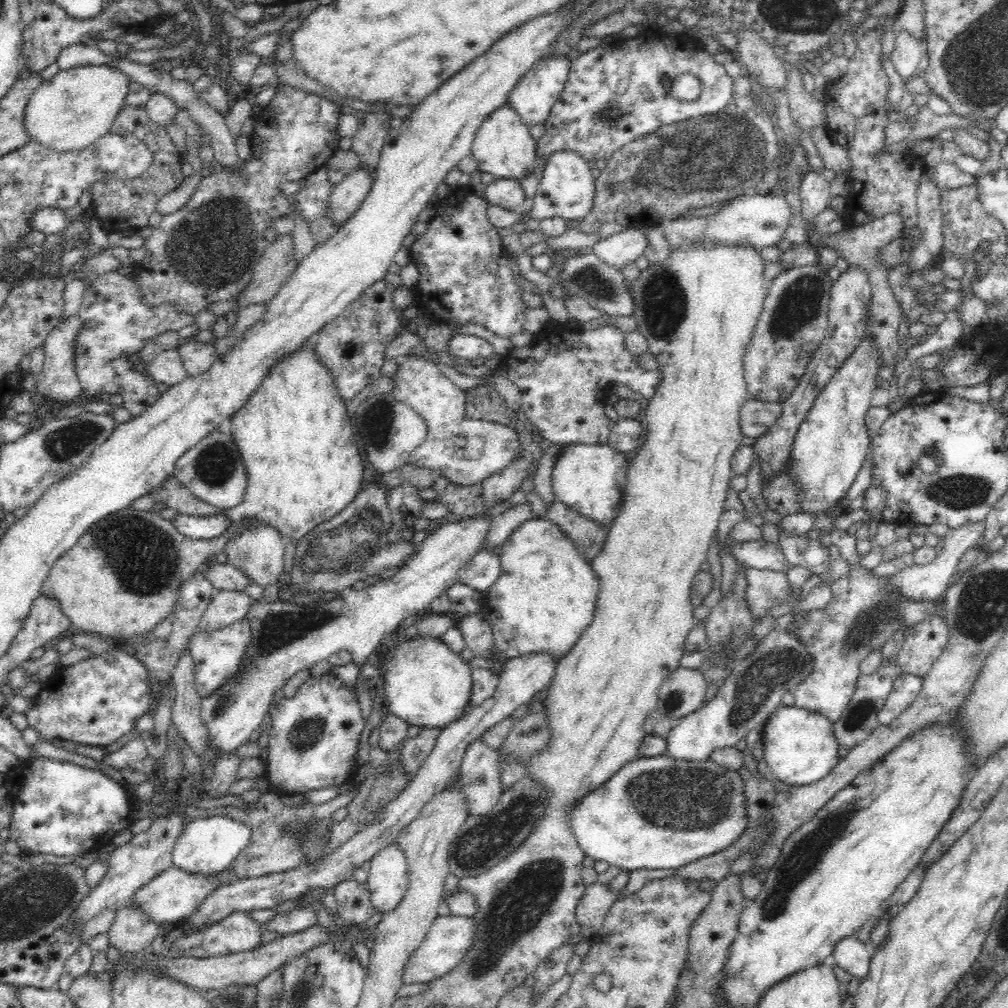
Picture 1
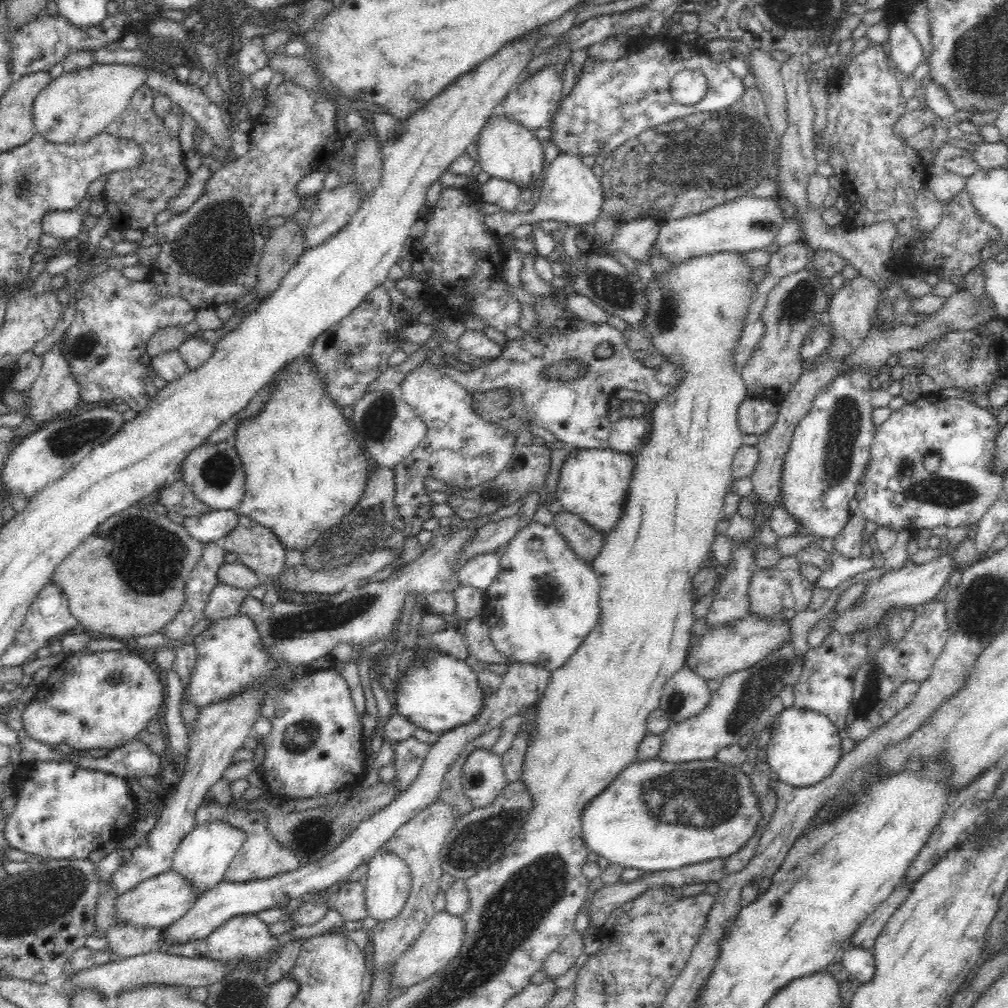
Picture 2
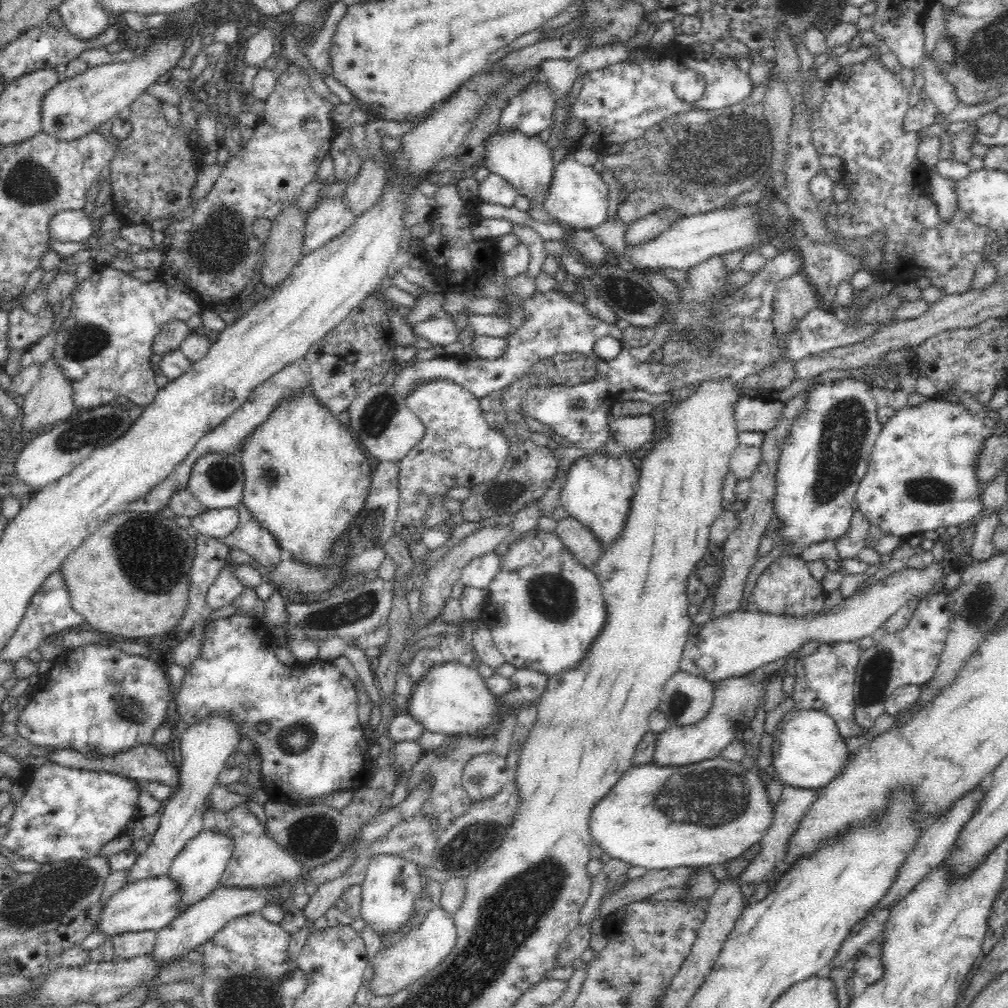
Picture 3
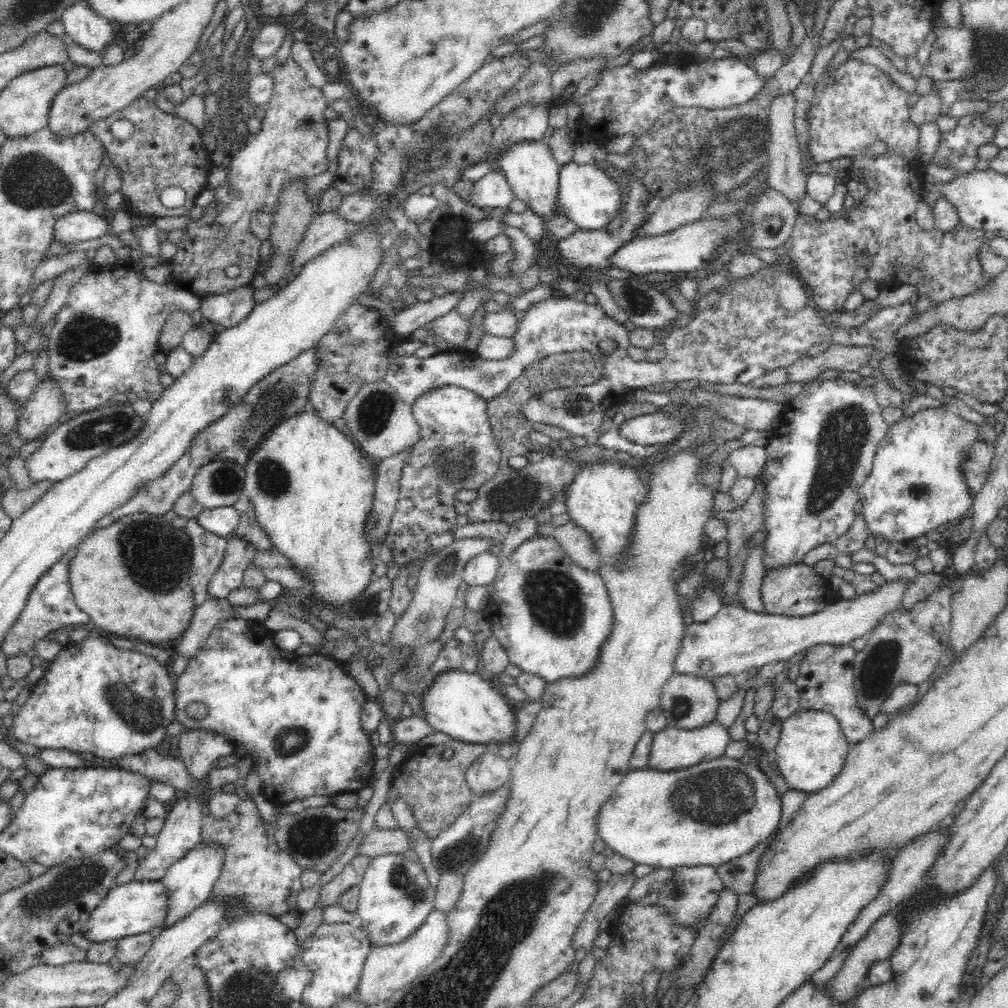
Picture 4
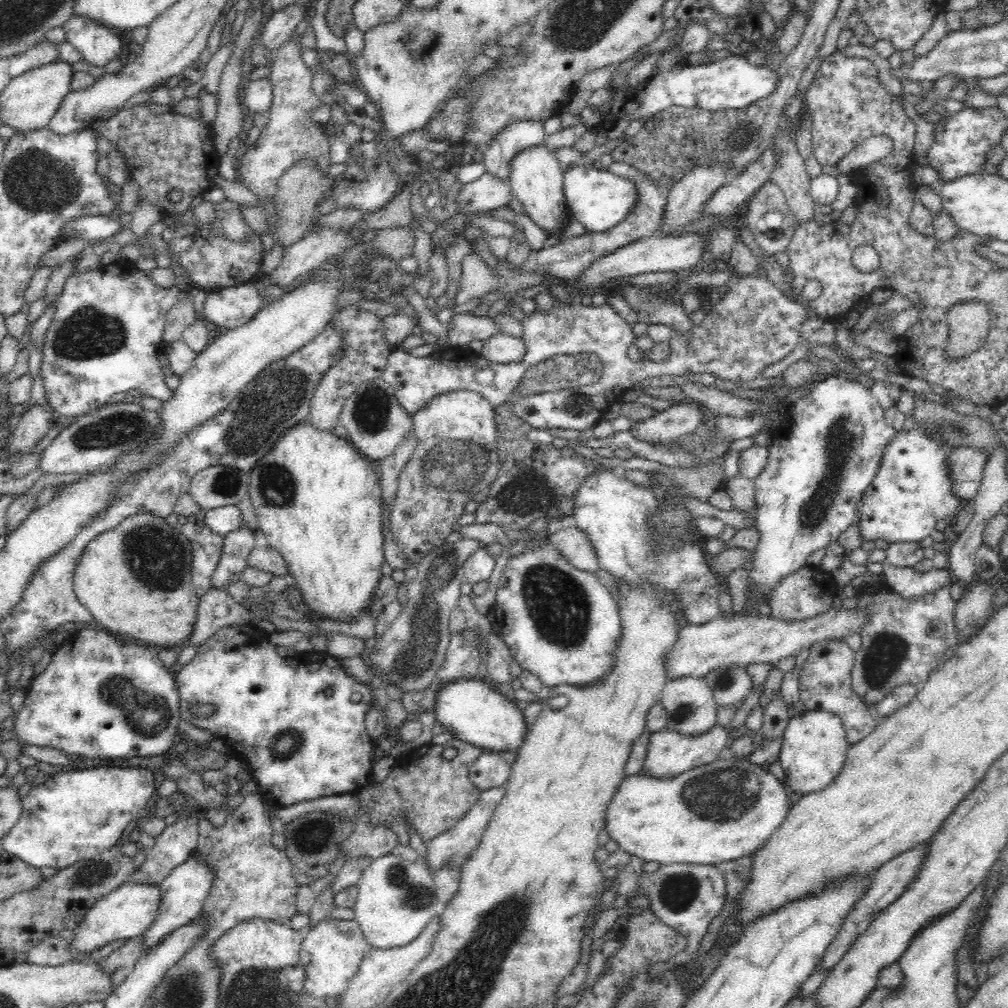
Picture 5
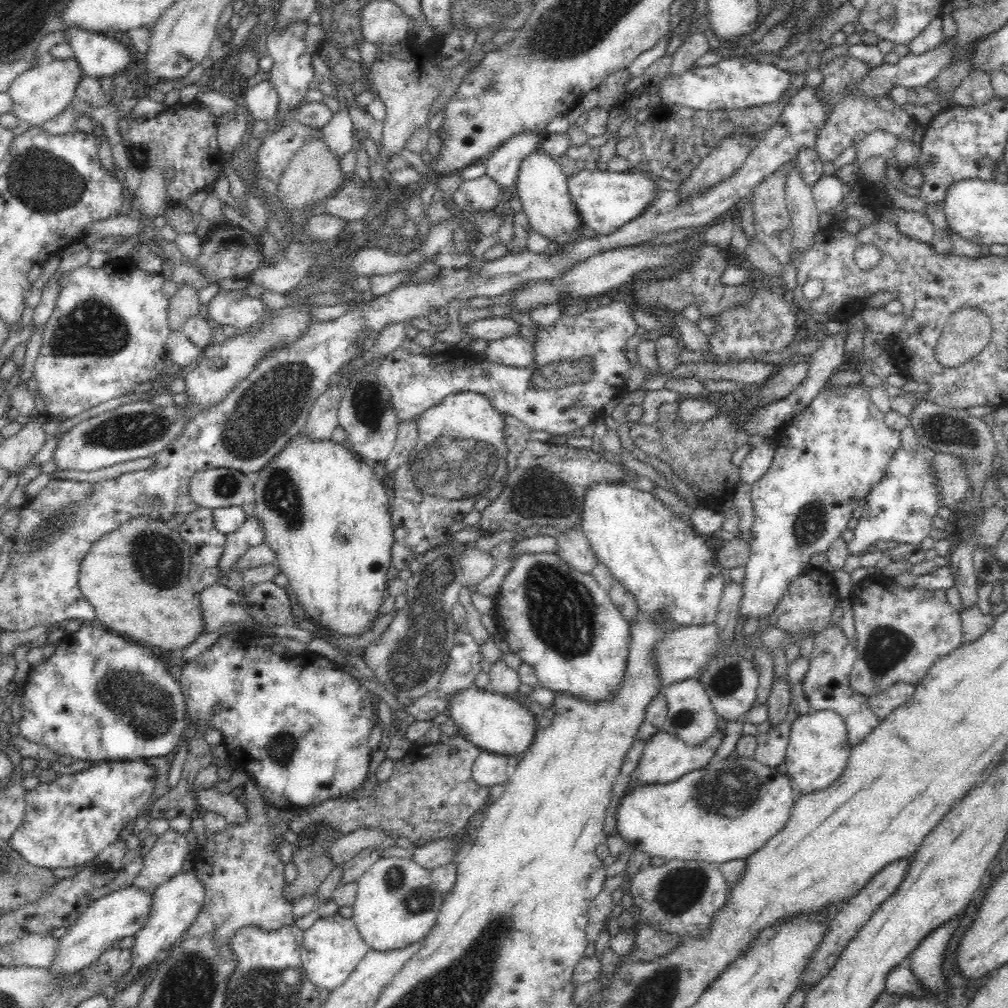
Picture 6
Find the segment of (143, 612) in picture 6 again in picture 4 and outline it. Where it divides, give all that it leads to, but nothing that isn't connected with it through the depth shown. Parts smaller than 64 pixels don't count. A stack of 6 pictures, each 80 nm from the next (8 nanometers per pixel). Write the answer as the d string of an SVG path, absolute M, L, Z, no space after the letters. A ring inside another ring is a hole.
M127 514L93 530L76 546L68 562L68 584L76 606L102 633L139 638L147 644L168 642L188 628L195 614L187 577L192 557L191 538L182 525L171 523L163 515ZM122 564L130 568L134 582L140 586L134 588L136 594L124 594L124 586L118 586L118 580L130 580ZM162 594L168 602L162 600Z

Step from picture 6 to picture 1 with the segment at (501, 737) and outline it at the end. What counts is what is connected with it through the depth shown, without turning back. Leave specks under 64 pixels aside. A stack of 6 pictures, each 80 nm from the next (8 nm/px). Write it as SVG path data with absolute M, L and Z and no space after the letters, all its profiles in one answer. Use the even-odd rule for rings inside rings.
M402 637L384 653L380 669L386 711L409 725L443 729L464 715L472 690L472 669L440 637Z

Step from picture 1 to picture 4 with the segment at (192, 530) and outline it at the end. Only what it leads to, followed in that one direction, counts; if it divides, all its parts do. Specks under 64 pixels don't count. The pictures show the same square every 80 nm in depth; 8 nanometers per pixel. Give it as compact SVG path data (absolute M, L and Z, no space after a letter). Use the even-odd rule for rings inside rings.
M236 505L203 509L196 517L202 529L216 536L226 537L234 532L240 521L240 514Z

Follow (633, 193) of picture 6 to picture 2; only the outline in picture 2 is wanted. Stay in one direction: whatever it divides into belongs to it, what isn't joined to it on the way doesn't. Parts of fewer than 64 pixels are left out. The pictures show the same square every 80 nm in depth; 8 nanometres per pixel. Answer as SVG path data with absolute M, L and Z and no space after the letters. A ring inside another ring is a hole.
M559 153L547 166L544 185L540 190L539 200L530 211L509 215L504 209L496 210L485 216L485 225L498 237L510 235L516 224L533 224L541 220L559 220L567 225L588 224L598 218L600 206L604 202L600 178L596 177L591 167L582 162L581 156Z

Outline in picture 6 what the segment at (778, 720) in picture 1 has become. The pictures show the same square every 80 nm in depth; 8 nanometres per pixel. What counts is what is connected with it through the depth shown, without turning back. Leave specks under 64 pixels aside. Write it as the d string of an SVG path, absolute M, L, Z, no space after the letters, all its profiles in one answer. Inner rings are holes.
M813 711L796 718L790 726L784 754L786 775L795 794L828 788L844 772L851 746L844 719L834 711Z

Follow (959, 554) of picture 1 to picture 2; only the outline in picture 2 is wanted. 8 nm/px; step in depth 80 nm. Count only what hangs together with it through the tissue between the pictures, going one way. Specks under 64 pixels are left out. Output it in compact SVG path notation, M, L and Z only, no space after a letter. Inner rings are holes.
M972 525L949 528L945 534L945 540L948 540L949 544L944 554L940 553L934 560L921 565L908 560L903 567L892 570L881 578L869 582L866 592L832 622L831 630L837 630L840 634L864 632L864 630L876 626L876 623L885 616L887 610L894 608L894 606L895 608L898 606L915 608L942 596L944 589L948 586L948 579L956 570L953 559L954 553L967 539L974 537L974 529L975 526Z

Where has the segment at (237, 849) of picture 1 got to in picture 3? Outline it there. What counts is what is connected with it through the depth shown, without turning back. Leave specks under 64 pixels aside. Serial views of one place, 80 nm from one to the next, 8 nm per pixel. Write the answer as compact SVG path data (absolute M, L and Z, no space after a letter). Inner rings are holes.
M204 828L200 835L192 838L192 841L184 846L184 849L174 858L169 868L170 879L176 882L176 885L184 893L182 894L182 901L180 901L181 908L185 910L188 906L203 900L220 885L220 880L222 880L228 862L234 854L234 846L236 846L236 843L230 835Z

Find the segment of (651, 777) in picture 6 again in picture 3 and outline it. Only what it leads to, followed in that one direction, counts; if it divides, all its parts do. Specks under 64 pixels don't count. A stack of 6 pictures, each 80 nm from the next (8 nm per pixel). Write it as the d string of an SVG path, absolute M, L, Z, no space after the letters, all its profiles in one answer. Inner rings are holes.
M786 662L785 668L781 666L775 671L768 672L760 684L750 676L752 672L718 681L715 685L712 706L702 720L686 726L669 725L666 730L657 733L653 761L660 766L684 766L718 756L728 744L740 739L746 728L750 728L757 710L765 704L767 682L777 677L783 680L793 671L794 665L789 666Z

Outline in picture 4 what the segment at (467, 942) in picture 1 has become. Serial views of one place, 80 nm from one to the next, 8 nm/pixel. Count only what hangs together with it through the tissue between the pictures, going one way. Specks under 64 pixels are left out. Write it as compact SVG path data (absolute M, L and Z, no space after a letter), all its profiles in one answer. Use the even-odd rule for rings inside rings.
M434 908L424 918L424 922L420 922L416 932L408 938L396 942L397 944L372 947L352 999L361 1000L368 1005L388 1000L392 994L414 981L428 966L432 966L442 956L448 946L448 937L447 913Z

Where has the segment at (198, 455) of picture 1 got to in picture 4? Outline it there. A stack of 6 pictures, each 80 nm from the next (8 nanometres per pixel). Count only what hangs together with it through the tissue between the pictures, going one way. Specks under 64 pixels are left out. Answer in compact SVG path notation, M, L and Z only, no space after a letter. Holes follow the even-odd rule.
M216 458L204 462L194 476L190 494L204 509L236 505L242 498L245 471L237 462Z

